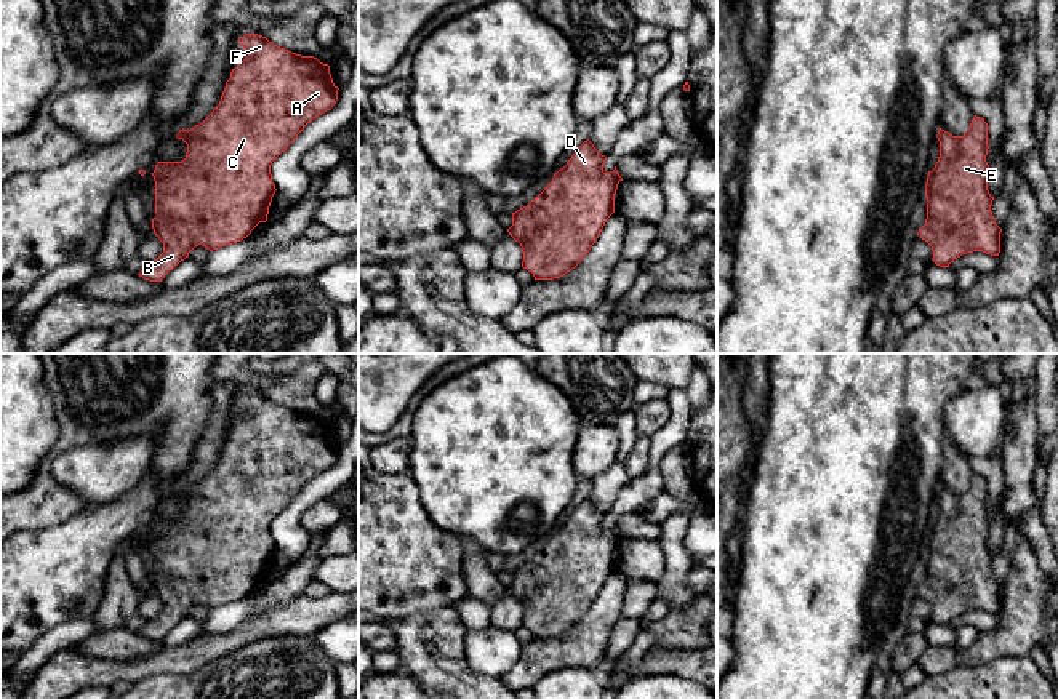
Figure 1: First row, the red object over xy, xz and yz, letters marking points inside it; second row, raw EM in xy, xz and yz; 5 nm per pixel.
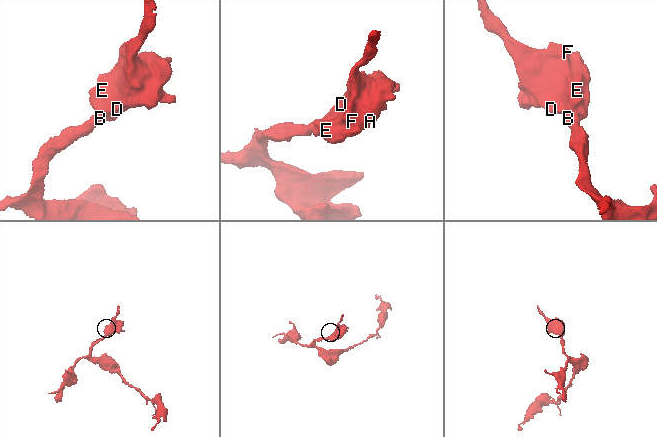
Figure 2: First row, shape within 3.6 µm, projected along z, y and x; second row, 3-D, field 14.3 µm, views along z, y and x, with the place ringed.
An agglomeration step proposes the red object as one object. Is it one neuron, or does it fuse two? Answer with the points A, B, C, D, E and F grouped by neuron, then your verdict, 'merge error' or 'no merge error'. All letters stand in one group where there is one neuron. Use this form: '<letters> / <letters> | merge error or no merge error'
A B C D E F | no merge error

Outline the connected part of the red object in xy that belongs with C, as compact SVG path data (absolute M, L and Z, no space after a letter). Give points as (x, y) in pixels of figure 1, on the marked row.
M246 34L238 43L250 53L230 72L216 109L190 130L181 130L176 138L187 144L182 162L158 162L152 173L155 181L154 234L163 243L163 253L147 262L138 274L149 282L162 282L189 253L202 245L210 251L234 245L246 238L251 230L267 221L269 206L275 194L271 165L287 150L307 123L330 110L338 101L330 66L314 56L301 56L280 48L258 34Z

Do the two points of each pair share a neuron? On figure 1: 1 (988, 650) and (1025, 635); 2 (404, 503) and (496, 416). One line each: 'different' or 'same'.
1: same
2: different

